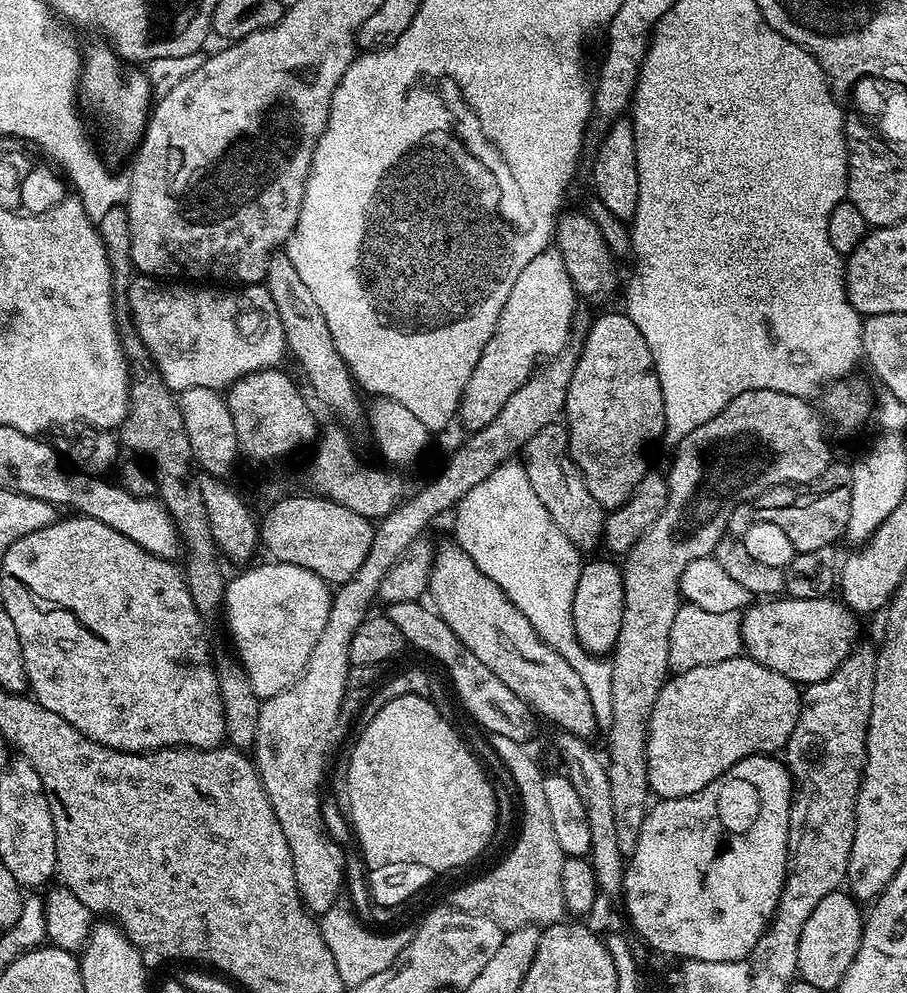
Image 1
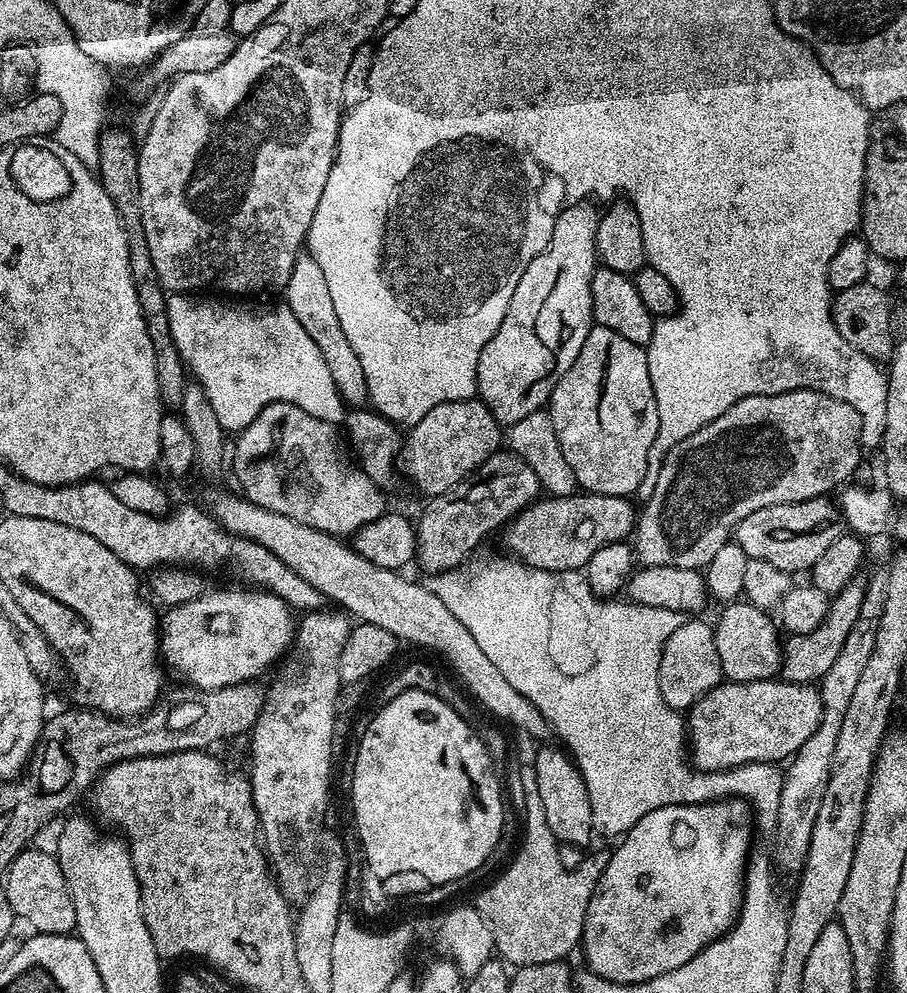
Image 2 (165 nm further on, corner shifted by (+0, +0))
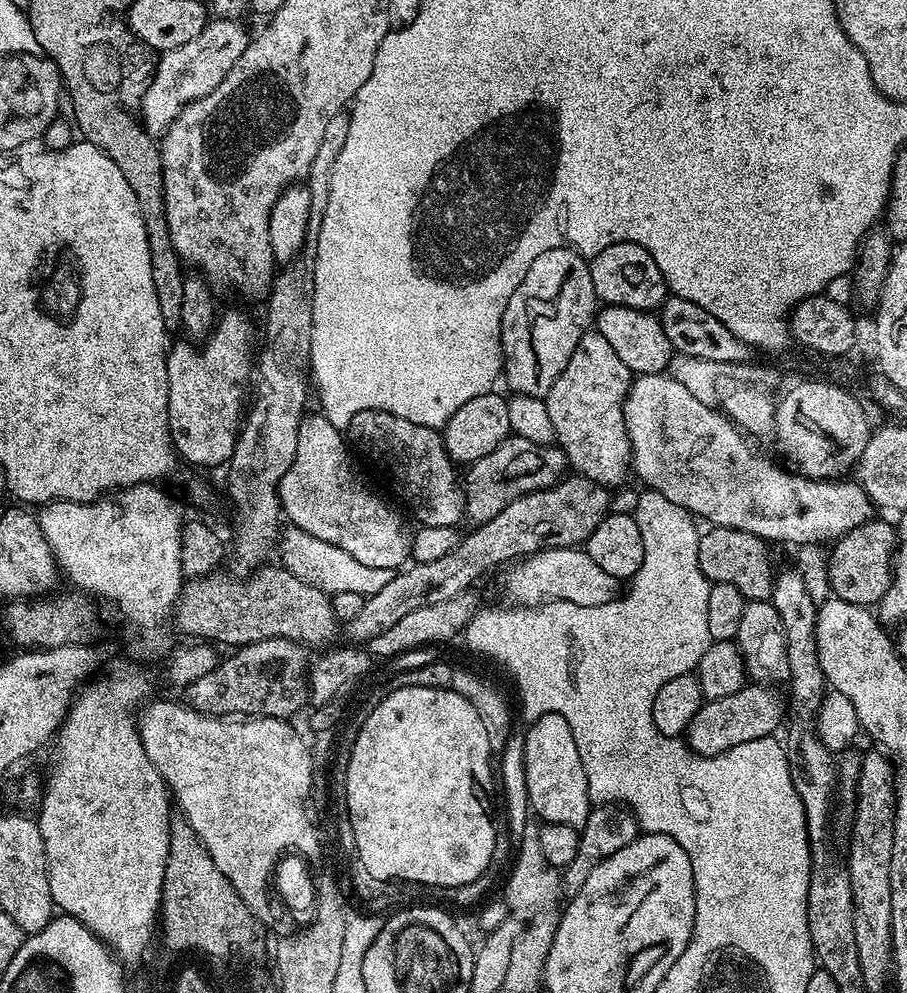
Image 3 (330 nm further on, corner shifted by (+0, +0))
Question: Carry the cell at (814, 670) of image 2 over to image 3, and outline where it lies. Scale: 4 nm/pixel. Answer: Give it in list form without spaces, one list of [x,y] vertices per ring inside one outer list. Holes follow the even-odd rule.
[[[748,682],[734,694],[726,694],[726,698],[705,700],[688,727],[688,747],[700,756],[717,756],[742,742],[754,742],[754,738],[773,735],[780,719],[786,716],[785,697],[776,692],[779,691],[775,687]]]

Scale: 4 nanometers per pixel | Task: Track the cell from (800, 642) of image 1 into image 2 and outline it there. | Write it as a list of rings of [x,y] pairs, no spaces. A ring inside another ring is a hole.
[[[747,602],[729,603],[723,610],[720,621],[715,621],[714,631],[724,680],[737,684],[773,679],[780,671],[782,659],[782,635],[777,621],[773,617],[772,621],[765,609]]]

